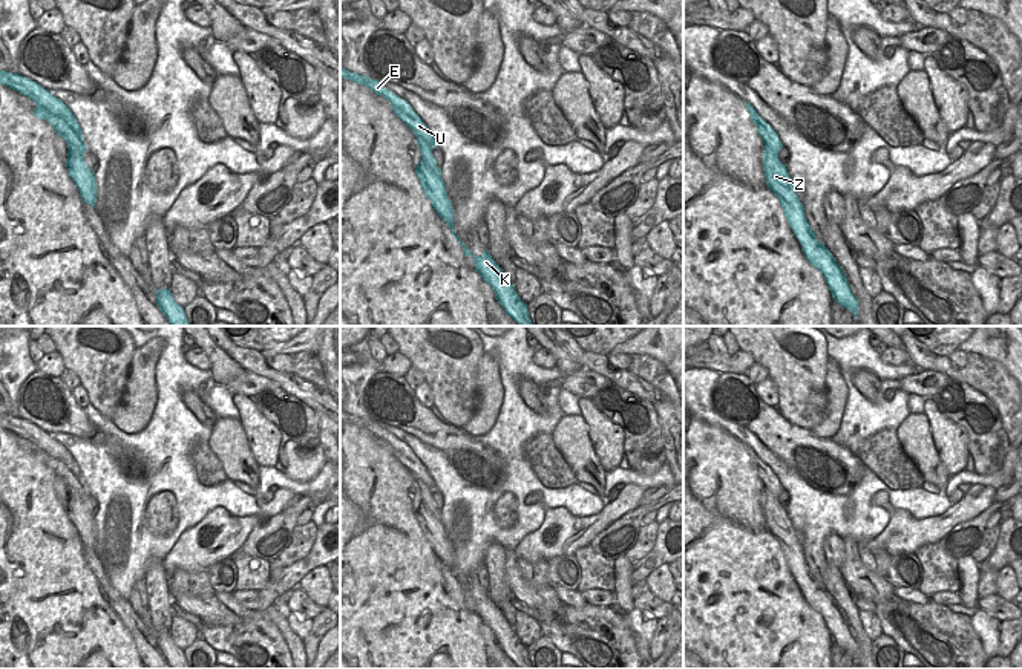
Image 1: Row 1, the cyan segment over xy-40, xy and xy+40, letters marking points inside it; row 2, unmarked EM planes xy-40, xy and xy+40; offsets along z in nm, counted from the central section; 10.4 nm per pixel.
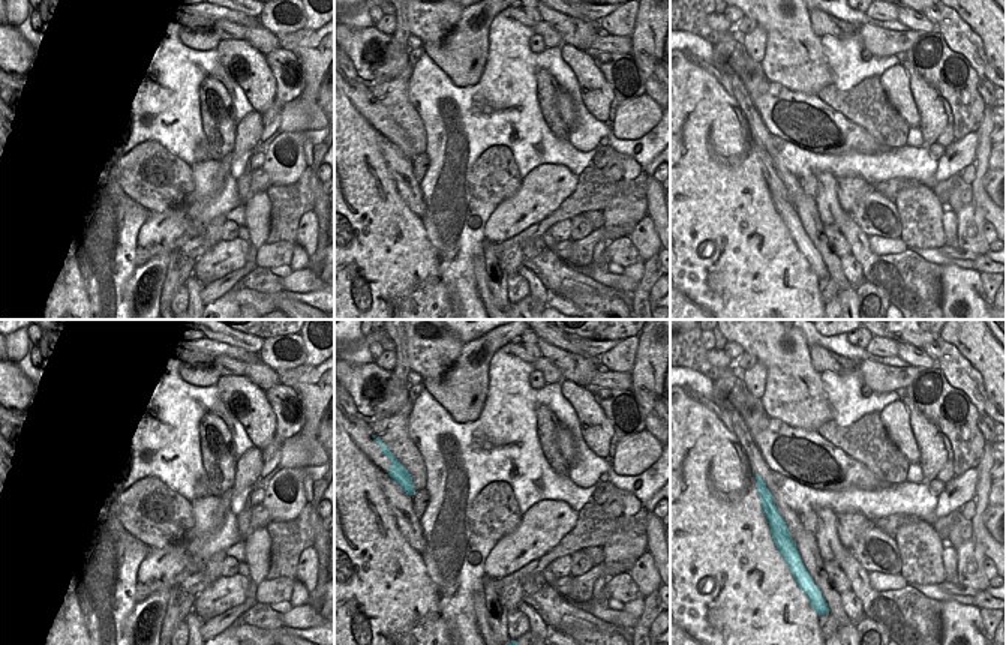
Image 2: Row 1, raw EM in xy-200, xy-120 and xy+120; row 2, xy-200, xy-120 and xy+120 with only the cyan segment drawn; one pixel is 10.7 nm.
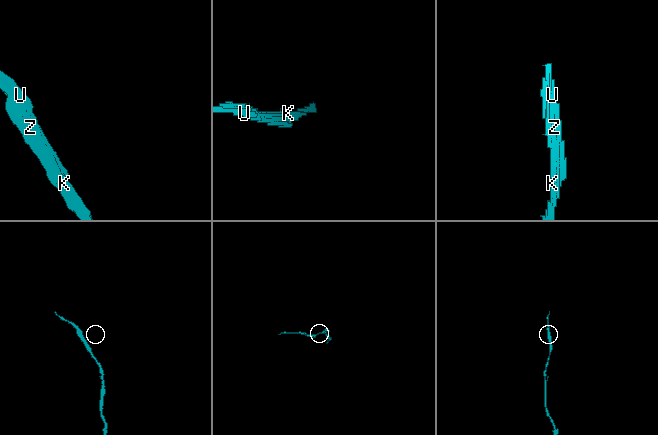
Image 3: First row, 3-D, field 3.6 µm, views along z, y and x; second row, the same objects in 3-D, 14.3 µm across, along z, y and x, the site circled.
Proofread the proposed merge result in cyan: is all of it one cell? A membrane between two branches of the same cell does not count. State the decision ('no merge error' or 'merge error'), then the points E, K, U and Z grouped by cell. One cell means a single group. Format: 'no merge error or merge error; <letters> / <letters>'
merge error; E U / K Z

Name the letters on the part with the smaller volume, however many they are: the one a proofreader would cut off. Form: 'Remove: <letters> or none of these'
Remove: E, U

